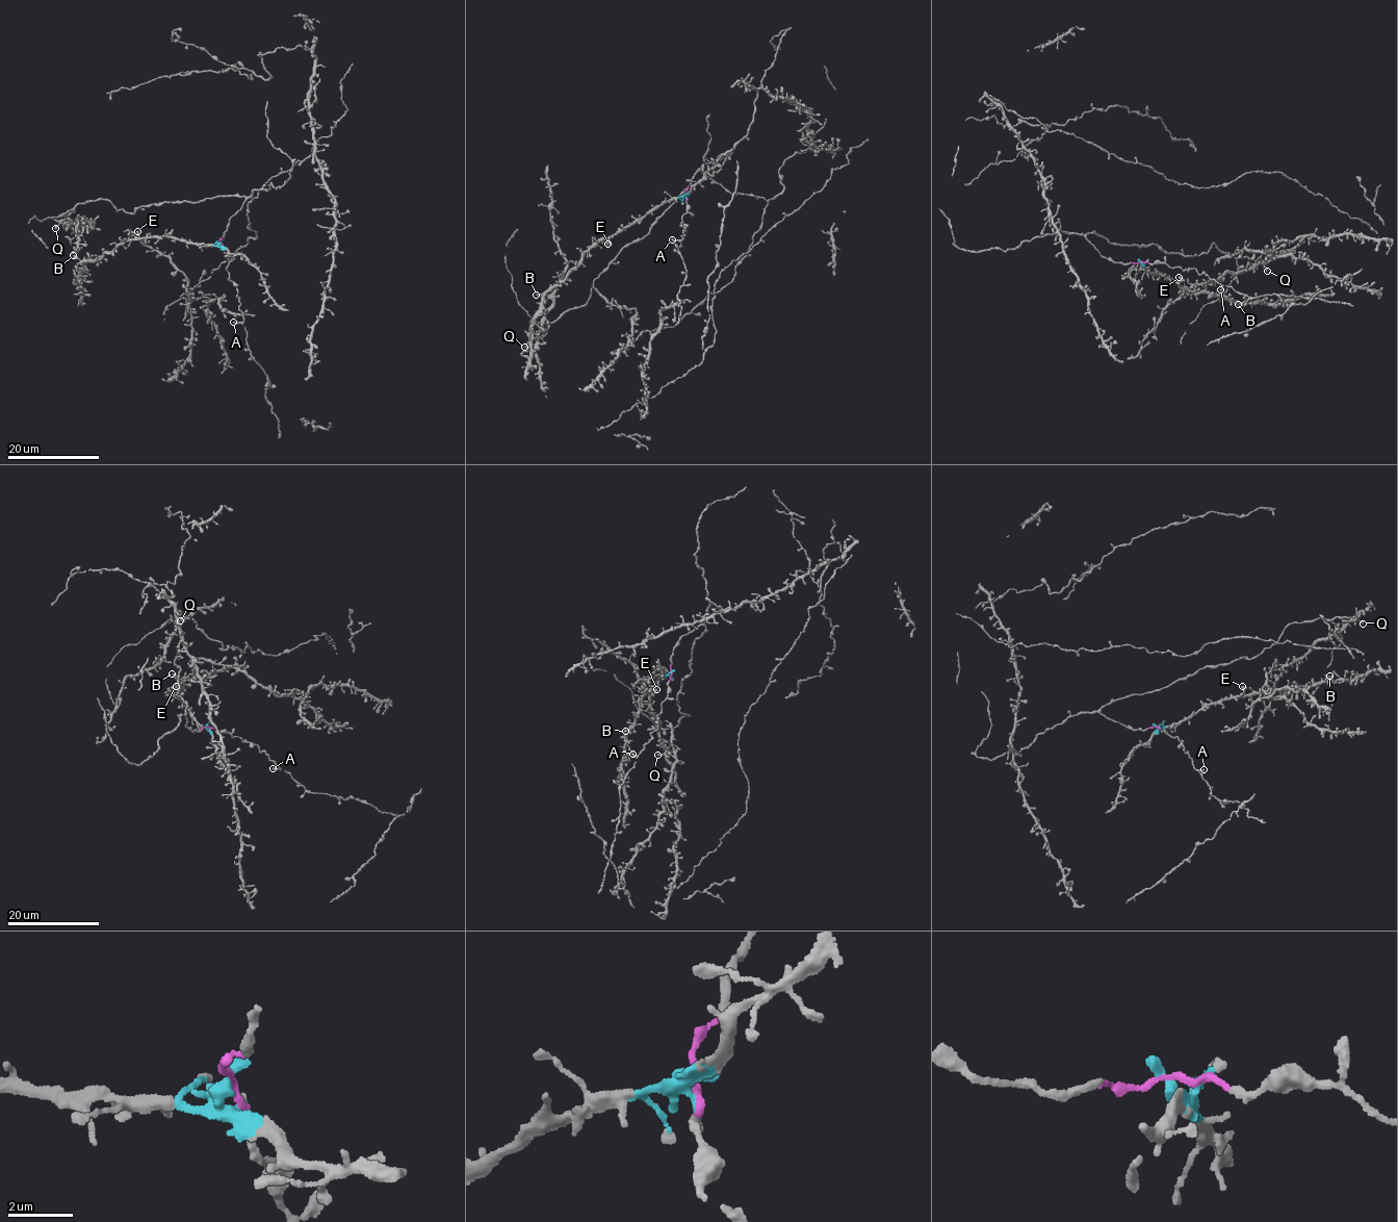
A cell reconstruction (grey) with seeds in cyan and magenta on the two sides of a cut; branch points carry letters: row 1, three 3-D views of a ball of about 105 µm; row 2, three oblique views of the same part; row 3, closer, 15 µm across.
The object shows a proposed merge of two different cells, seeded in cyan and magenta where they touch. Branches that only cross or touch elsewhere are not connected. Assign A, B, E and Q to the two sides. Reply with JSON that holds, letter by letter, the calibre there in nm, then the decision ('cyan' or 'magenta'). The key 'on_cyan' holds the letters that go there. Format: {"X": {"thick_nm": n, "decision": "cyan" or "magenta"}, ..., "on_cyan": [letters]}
{"A": {"thick_nm": 240, "decision": "magenta"}, "B": {"thick_nm": 360, "decision": "cyan"}, "E": {"thick_nm": 280, "decision": "cyan"}, "Q": {"thick_nm": 320, "decision": "magenta"}, "on_cyan": ["B", "E"]}

